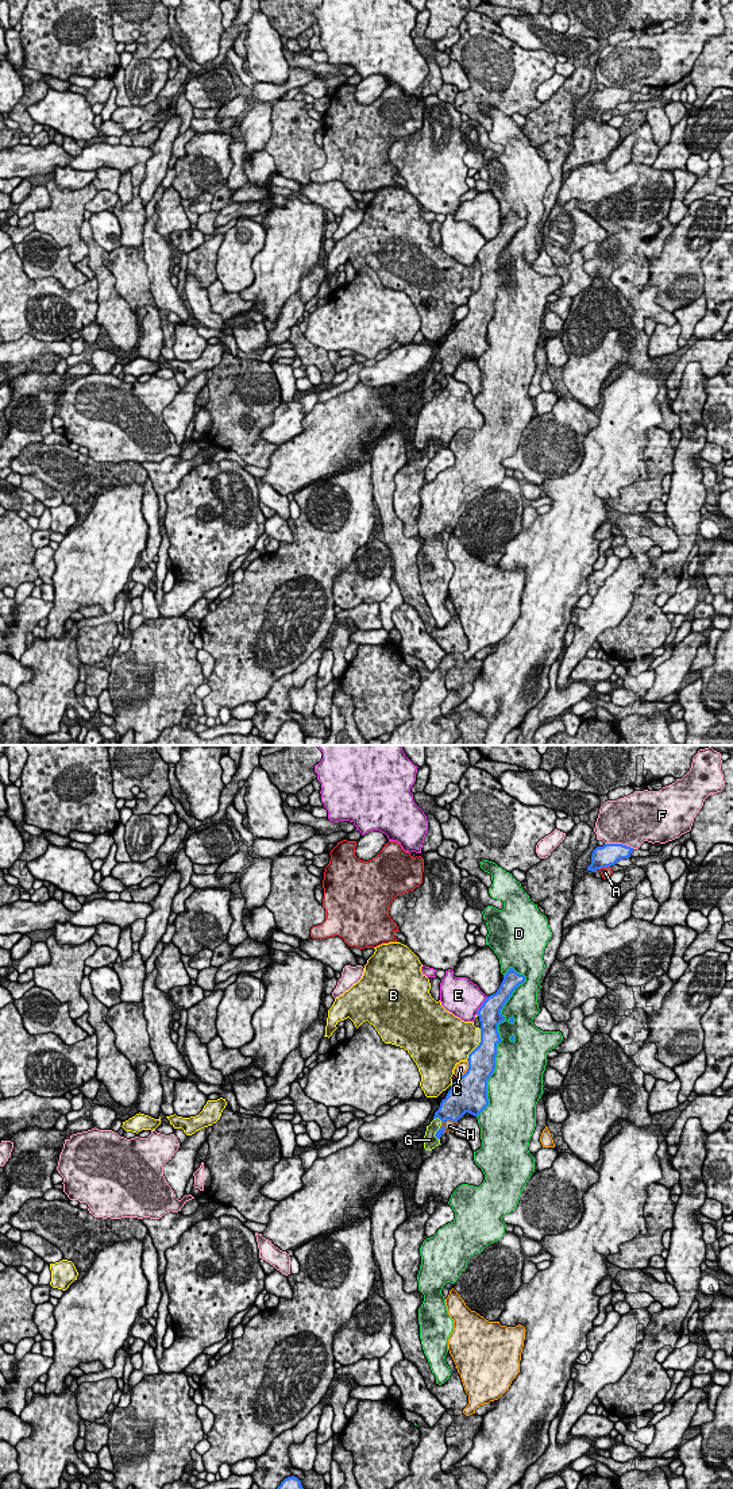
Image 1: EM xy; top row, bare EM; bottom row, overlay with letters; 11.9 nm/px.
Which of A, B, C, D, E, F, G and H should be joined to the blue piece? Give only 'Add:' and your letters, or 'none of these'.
Add: H

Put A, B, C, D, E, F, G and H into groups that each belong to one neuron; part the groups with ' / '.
A / B / C / D / E / F / G / H

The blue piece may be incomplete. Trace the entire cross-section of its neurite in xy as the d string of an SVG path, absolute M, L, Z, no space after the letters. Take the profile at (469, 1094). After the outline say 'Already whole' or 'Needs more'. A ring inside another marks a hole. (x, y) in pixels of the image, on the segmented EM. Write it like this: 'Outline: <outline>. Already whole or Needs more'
Outline: M513 968L504 975L495 994L486 998L477 1015L481 1022L481 1042L468 1054L468 1069L452 1083L447 1096L441 1100L433 1119L441 1120L435 1137L440 1139L447 1131L454 1133L458 1120L466 1114L478 1115L489 1106L487 1080L494 1073L497 1045L502 1041L498 1025L505 1019L501 1014L514 990L525 981L525 976Z. Needs more

